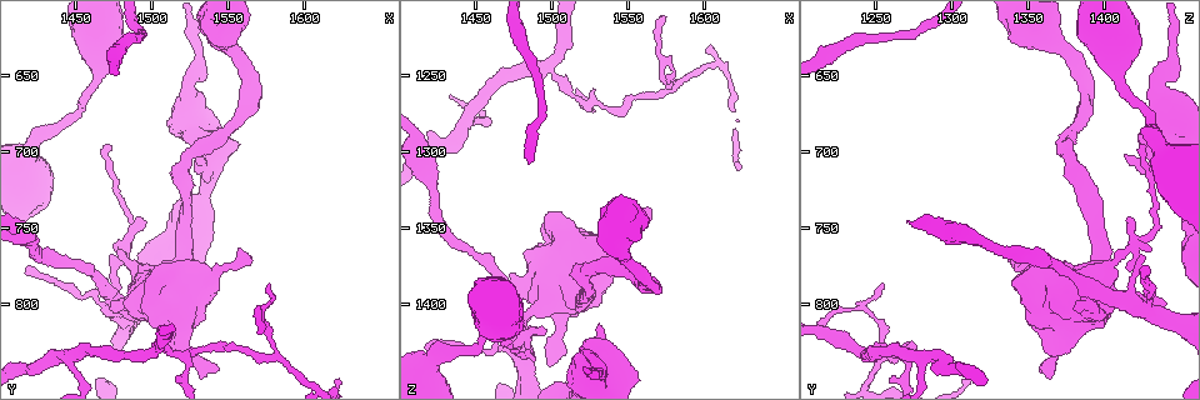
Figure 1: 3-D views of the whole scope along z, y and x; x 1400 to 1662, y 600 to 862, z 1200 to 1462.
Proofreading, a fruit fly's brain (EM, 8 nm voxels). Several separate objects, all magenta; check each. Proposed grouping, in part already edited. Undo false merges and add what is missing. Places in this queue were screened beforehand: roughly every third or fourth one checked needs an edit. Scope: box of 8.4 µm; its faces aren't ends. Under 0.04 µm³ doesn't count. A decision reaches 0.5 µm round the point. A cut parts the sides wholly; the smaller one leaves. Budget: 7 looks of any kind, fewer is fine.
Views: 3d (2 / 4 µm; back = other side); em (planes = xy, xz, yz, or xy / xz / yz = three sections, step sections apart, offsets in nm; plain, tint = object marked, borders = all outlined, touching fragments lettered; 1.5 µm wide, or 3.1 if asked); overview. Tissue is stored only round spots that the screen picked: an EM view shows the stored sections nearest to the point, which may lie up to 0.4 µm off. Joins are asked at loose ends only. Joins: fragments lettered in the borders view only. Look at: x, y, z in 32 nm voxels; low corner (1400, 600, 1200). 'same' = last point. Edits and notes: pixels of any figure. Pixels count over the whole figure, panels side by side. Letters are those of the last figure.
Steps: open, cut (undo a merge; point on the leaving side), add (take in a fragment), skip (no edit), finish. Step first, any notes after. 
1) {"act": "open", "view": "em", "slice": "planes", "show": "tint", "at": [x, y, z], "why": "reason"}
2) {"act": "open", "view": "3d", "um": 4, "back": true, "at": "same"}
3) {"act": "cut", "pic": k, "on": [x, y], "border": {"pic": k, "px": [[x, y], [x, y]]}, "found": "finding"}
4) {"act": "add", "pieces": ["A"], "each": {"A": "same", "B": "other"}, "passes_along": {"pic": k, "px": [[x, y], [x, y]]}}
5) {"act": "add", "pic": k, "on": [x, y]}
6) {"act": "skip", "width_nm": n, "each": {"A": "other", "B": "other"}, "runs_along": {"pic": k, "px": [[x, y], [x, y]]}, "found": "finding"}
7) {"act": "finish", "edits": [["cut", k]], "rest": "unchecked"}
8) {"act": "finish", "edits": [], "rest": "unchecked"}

{"act": "open", "view": "em", "slice": "xy", "step": 8, "show": "borders", "at": [1474, 696, 1424], "why": "tapers out"}

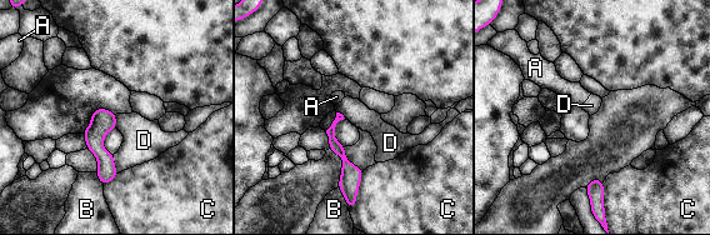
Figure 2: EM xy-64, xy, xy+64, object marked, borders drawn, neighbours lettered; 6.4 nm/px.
{"act": "skip", "each": {"A": "other", "B": "other", "C": "other", "D": "other"}, "runs_along": {"pic": 2, "px": [[339, 116], [331, 139], [355, 189]]}, "found": "no lettered fragment goes on from it"}

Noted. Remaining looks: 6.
{"act": "open", "view": "em", "slice": "xy", "step": 8, "show": "tint", "at": [1526, 650, 1436], "why": "calibre changes"}

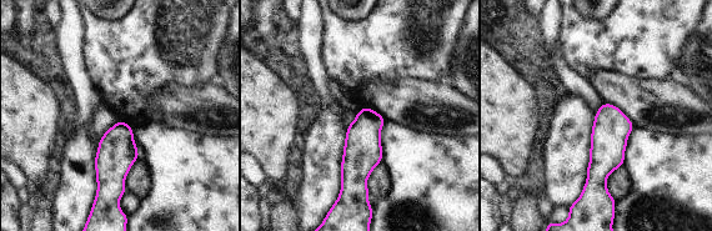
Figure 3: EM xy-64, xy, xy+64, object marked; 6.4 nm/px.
{"act": "open", "view": "em", "slice": "yz", "step": 8, "show": "borders", "at": "same"}

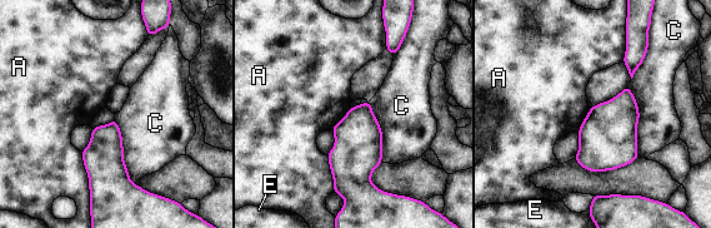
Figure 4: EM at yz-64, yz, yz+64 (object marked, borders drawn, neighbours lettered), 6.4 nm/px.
{"act": "skip", "width_nm": 260, "each": {"A": "other", "C": "other", "E": "other"}, "border": {"pic": 4, "px": [[115, 117], [128, 176], [139, 186]]}, "found": "continuous, no second cell"}

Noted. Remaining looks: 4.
{"act": "open", "view": "em", "slice": "xz", "step": 4, "show": "tint", "at": [1476, 778, 1420], "why": "closes a loop"}

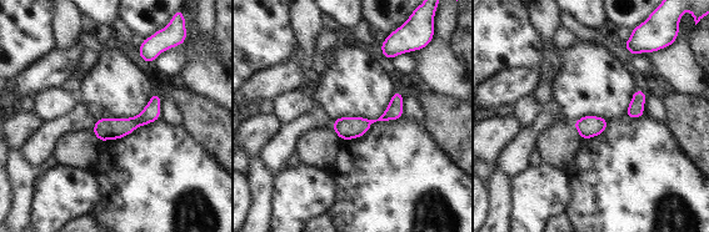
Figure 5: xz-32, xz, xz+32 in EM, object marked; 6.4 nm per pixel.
{"act": "open", "view": "em", "slice": "planes", "show": "borders", "at": "same"}

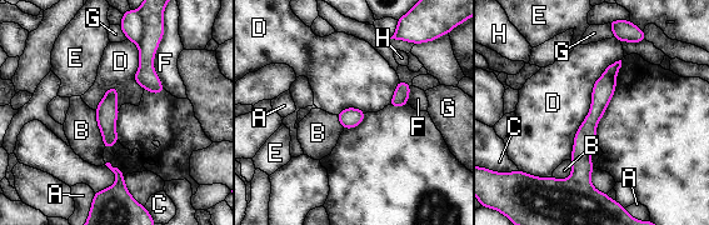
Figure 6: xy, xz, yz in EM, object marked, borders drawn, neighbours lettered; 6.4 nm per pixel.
{"act": "cut", "pic": 6, "on": [151, 10], "width_nm": 140, "each": {"A": "other", "B": "other", "C": "other", "D": "other", "E": "other", "F": "other", "G": "other", "H": "other"}, "part_leaving": {"pic": 6, "px": [[618, 64], [583, 143], [588, 185]]}, "found": "a second cell is stuck on"}

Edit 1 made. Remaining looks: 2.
{"act": "finish", "edits": [["cut", 6]], "rest": "unchecked"}

